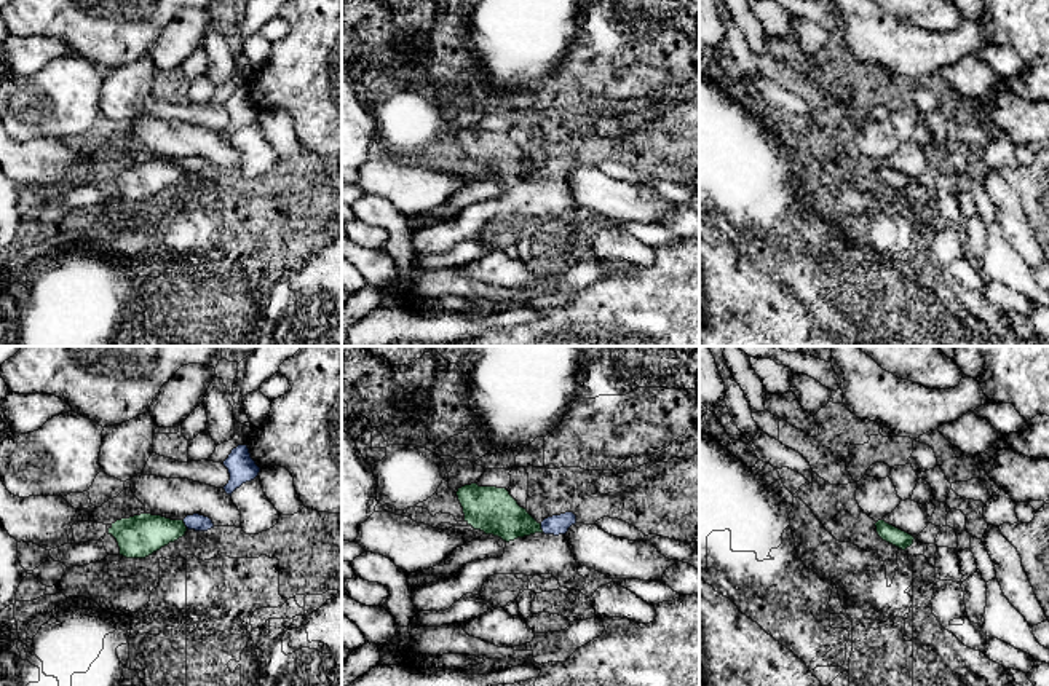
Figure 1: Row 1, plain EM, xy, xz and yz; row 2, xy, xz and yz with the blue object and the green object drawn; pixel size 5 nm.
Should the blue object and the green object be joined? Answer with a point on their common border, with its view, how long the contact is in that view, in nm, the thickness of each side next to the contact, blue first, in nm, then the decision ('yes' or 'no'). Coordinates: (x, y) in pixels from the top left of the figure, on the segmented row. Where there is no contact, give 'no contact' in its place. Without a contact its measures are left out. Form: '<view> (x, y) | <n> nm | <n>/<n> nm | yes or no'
xz (542, 528) | 50 nm | 100/220 nm | no

